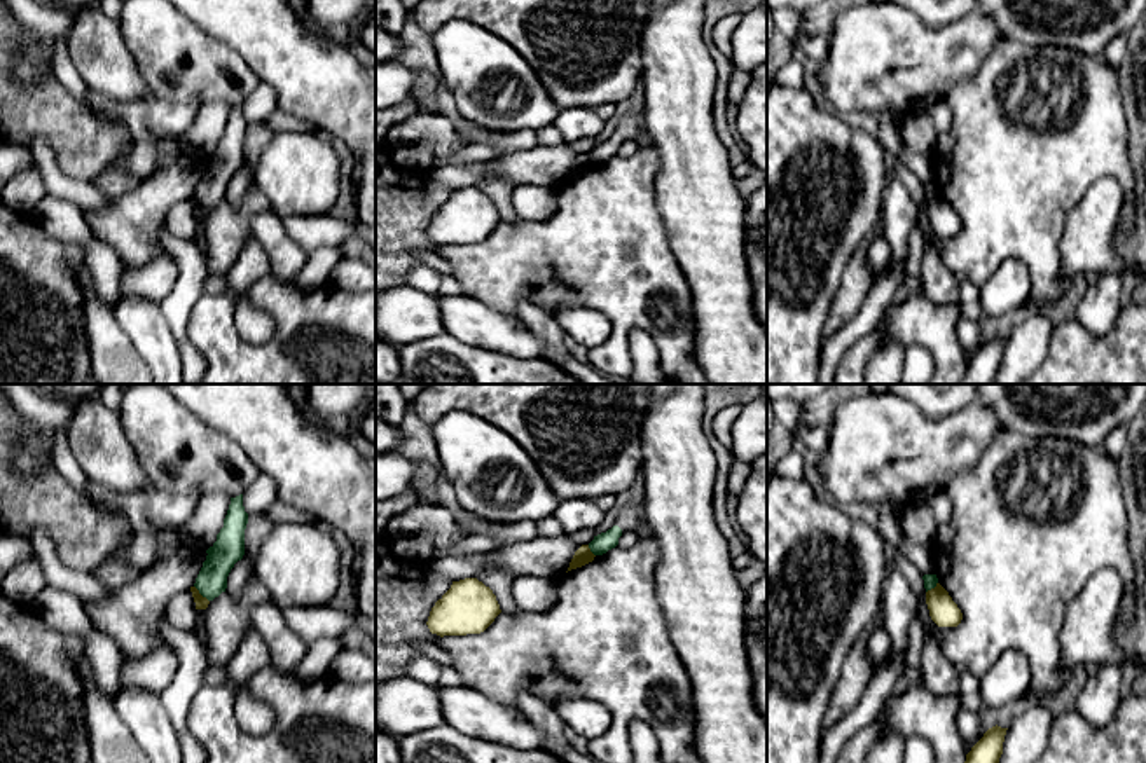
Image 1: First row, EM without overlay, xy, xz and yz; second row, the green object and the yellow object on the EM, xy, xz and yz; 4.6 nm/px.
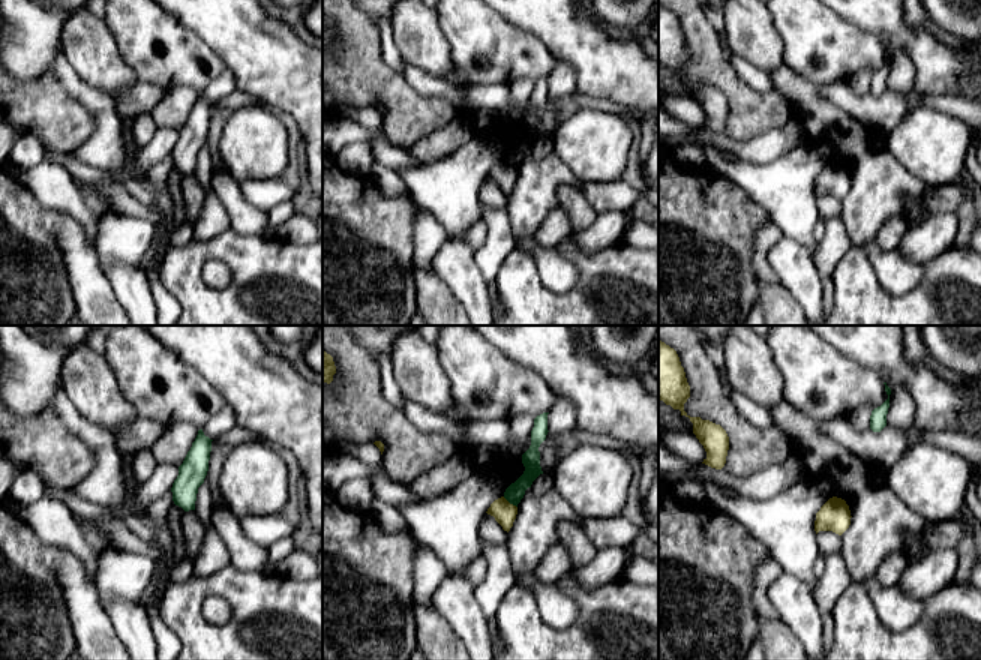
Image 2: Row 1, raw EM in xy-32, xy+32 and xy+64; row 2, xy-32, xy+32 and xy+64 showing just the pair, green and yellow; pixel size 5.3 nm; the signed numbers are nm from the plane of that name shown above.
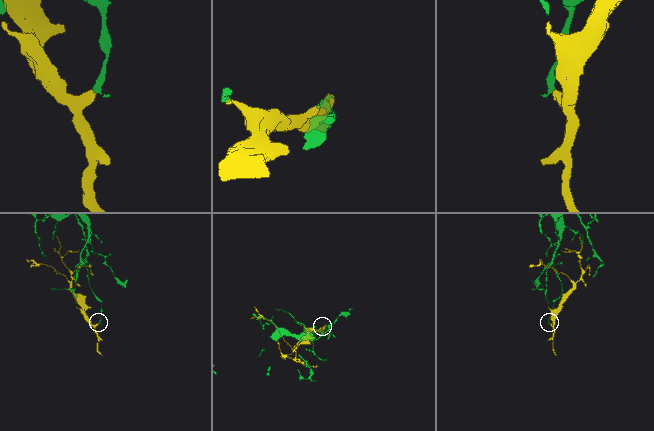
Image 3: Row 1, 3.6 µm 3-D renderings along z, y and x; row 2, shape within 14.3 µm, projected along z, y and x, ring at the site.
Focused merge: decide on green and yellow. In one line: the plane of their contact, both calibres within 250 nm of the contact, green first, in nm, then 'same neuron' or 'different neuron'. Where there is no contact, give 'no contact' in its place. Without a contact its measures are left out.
xy | 140/60 nm | different neuron

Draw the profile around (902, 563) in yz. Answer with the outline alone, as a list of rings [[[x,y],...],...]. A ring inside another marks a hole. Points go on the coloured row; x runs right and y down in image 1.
[[[894,552],[894,566],[903,573],[914,594],[926,599],[924,580],[917,567],[900,552]]]

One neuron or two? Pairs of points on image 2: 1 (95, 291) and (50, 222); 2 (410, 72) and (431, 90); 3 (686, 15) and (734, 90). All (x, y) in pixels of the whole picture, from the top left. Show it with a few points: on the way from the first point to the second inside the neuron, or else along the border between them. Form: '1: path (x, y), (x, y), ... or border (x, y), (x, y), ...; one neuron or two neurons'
1: path (86, 275), (80, 257), (66, 239); one neuron
2: path (414, 77), (426, 86); one neuron
3: path (699, 33), (705, 47), (705, 56), (722, 72); one neuron

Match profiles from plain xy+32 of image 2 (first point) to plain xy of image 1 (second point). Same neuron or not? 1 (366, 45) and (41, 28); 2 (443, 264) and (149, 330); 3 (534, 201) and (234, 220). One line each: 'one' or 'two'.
1: two
2: one
3: one

